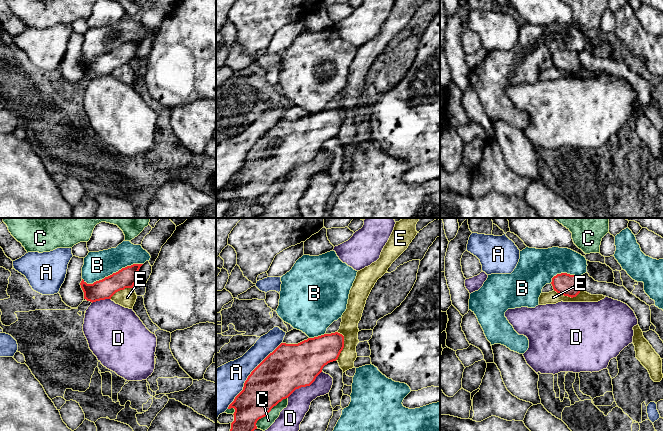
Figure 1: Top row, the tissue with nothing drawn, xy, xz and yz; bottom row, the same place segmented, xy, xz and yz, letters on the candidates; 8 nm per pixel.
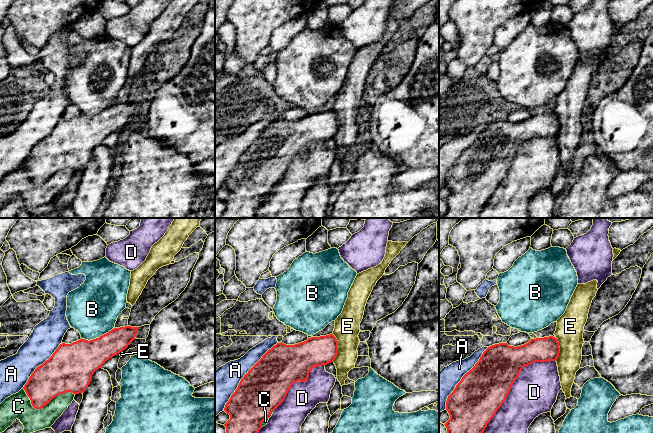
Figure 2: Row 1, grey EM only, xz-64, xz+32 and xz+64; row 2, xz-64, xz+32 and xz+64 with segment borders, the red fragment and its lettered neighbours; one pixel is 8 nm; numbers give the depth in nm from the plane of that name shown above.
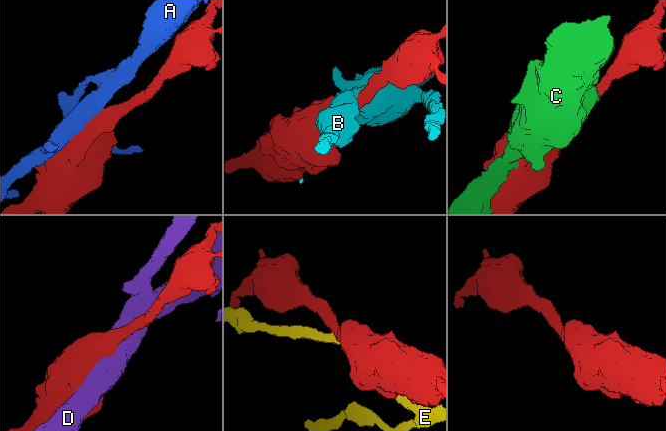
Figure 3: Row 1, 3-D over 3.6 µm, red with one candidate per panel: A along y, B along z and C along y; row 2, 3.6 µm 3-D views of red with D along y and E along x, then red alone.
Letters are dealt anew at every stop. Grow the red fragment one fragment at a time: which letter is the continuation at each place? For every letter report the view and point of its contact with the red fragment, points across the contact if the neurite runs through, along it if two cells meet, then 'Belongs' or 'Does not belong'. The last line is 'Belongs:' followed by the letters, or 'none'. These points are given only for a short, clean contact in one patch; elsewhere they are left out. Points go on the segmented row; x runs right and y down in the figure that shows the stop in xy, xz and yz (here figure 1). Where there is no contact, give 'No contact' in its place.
A: Touches red at xz (249, 375). Does not belong
B: Touches red at xy (113, 273). Does not belong
C: Touches red at xz (269, 411). Does not belong
D: Touches red at xz (305, 386). Does not belong
E: Touches red at xz (343, 345). Boundary: xz (337, 331), (343, 336), (343, 349), (336, 359). Does not belong
Belongs: none

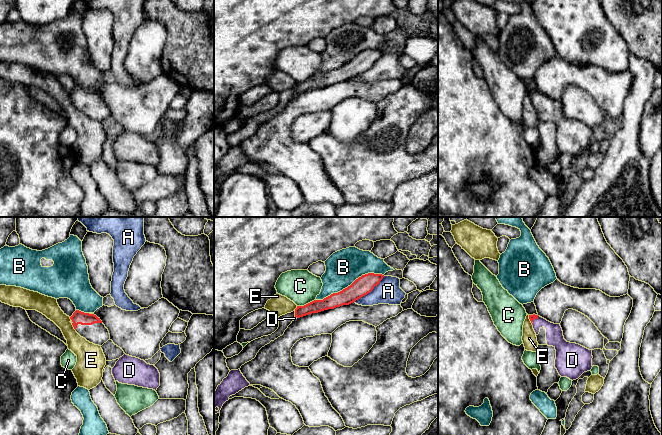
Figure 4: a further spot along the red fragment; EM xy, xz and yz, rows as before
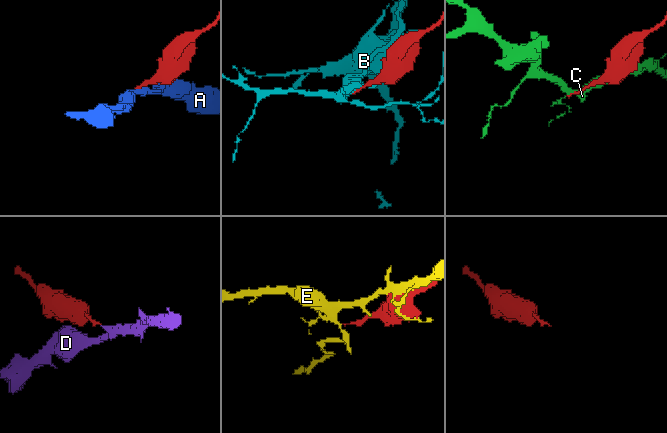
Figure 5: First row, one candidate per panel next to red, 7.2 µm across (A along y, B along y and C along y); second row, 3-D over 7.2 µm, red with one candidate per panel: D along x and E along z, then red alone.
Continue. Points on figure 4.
A: Touches red at xz (369, 292). Boundary: xz (384, 276), (369, 292), (354, 301). Does not belong
B: Touches red at xz (350, 285). Does not belong
C: Touches red at xz (306, 304). Boundary: xz (314, 299), (297, 306). Does not belong
D: Touches red at yz (533, 319). Path across: yz (531, 317), (533, 319), (543, 322), (554, 335). Belongs
E: Touches red at xy (73, 326). Does not belong
Belongs: D

